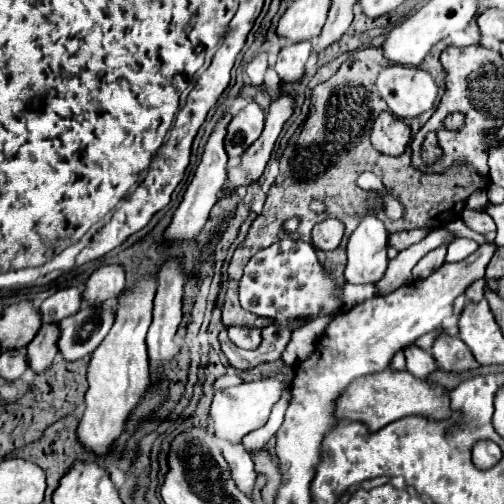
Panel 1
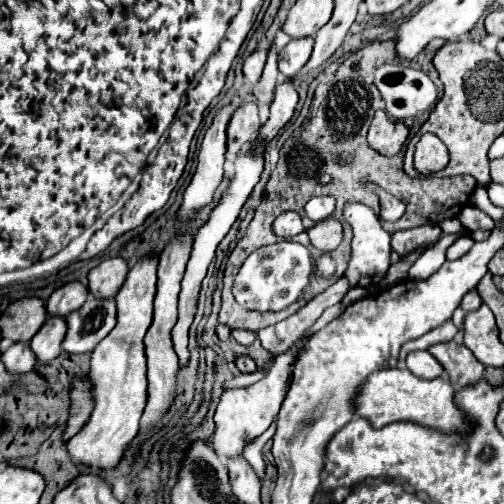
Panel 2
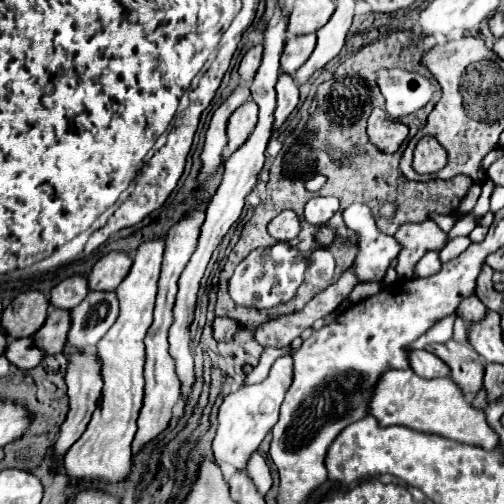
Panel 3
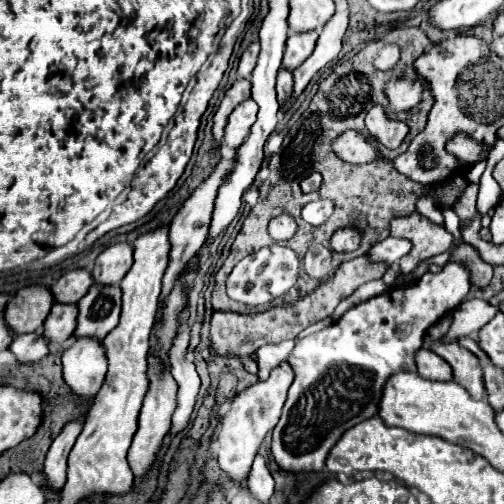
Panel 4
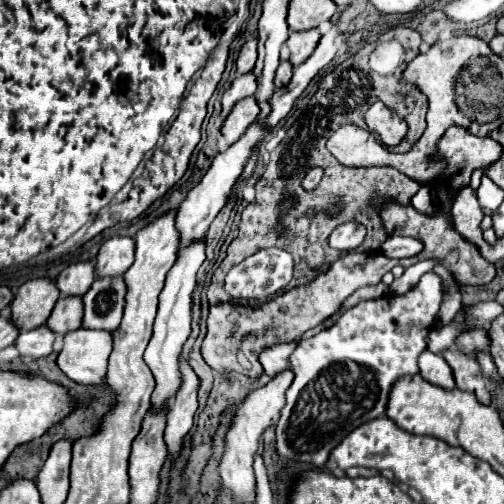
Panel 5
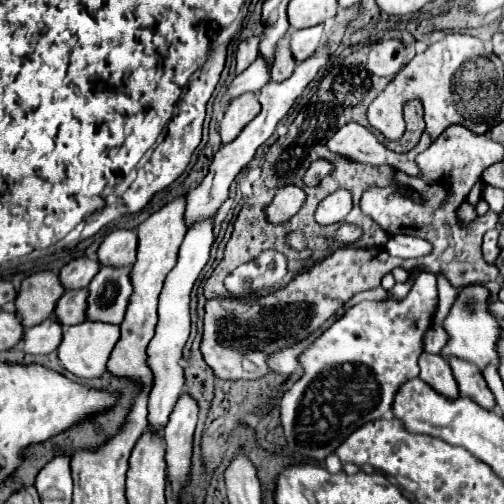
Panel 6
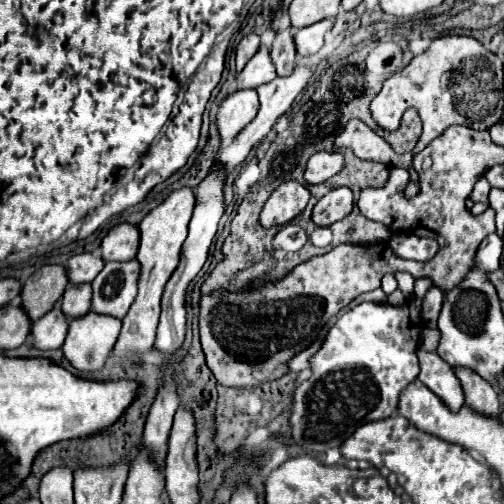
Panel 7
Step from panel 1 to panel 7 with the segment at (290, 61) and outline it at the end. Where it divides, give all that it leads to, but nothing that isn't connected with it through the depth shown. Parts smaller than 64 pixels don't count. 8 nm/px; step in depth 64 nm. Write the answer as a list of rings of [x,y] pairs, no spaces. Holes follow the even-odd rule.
[[[326,18],[324,22],[316,22],[312,26],[306,26],[302,30],[294,32],[294,42],[296,42],[296,50],[300,56],[310,56],[316,54],[322,44],[324,44],[324,36],[328,30],[334,28],[334,20]]]

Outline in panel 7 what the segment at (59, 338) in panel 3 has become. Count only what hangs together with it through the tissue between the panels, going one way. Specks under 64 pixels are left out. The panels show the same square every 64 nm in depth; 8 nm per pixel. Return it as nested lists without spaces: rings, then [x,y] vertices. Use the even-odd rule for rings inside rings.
[[[70,284],[62,296],[62,312],[68,318],[84,316],[92,304],[92,286],[90,284]]]

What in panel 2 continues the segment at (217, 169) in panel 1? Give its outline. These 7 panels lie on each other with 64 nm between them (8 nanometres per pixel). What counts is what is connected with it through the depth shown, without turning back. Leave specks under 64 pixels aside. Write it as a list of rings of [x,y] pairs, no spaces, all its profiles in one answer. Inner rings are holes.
[[[234,102],[226,104],[224,108],[220,108],[220,110],[216,112],[216,116],[214,116],[214,120],[212,120],[210,128],[206,130],[206,136],[204,136],[202,146],[200,146],[200,152],[198,152],[198,168],[196,168],[196,172],[194,172],[194,178],[192,178],[190,186],[188,186],[188,188],[186,188],[186,192],[184,192],[184,202],[182,202],[182,208],[180,208],[180,212],[178,212],[178,216],[180,216],[180,218],[184,218],[184,220],[192,218],[192,216],[202,208],[202,206],[210,204],[210,202],[212,202],[212,198],[214,198],[214,190],[216,190],[216,186],[220,184],[220,180],[222,180],[222,176],[224,176],[226,124],[228,124],[230,116],[234,114],[234,110],[236,110],[236,104],[234,104]]]

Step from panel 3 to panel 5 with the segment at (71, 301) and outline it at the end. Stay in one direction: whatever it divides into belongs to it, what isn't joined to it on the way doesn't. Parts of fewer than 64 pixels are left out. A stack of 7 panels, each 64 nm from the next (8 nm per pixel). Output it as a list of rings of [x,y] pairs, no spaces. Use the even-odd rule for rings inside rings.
[[[92,260],[76,262],[60,272],[60,276],[56,278],[56,286],[60,288],[62,296],[82,296],[84,292],[88,292],[90,284],[94,282],[94,276],[96,268]]]

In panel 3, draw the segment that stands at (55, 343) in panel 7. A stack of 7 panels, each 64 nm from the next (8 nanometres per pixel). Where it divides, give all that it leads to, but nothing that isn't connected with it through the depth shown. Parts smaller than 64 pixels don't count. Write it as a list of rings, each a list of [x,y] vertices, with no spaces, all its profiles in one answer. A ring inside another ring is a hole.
[[[28,336],[28,338],[16,338],[8,344],[6,356],[14,366],[28,370],[28,368],[34,368],[36,364],[40,364],[40,360],[44,358],[44,352],[40,352],[40,348],[36,348],[32,344],[32,340],[34,338]]]

